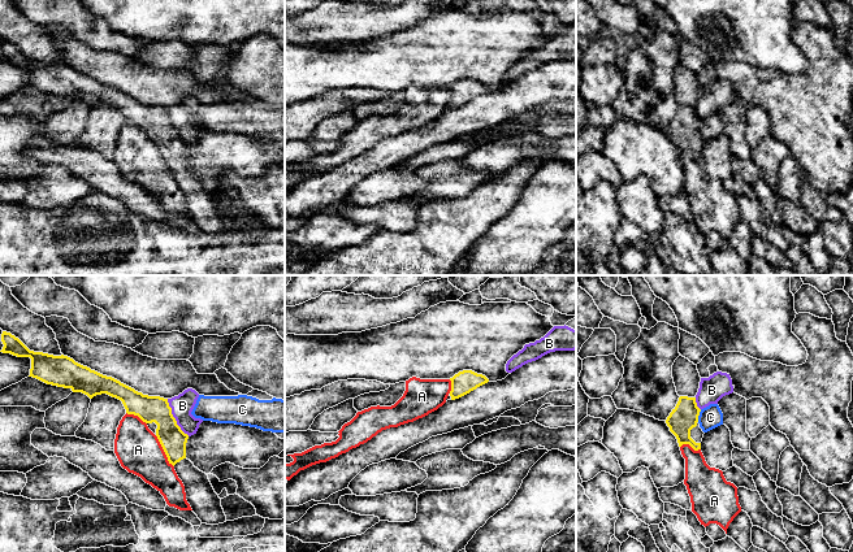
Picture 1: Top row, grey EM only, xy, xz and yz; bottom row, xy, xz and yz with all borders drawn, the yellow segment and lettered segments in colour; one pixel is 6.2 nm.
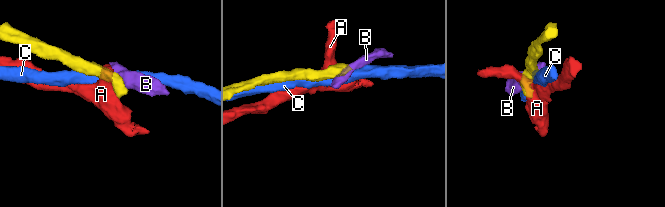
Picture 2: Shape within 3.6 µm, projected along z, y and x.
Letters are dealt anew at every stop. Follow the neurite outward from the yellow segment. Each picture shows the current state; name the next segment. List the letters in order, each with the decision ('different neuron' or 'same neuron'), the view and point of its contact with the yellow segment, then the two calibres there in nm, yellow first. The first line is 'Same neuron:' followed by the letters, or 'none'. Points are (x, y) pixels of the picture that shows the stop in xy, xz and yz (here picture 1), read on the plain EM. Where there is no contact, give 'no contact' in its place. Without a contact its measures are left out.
Same neuron: none
A: different neuron; meets yellow in xy at (164, 160); 160 nm thick on the yellow side, 280 nm on the other
B: different neuron; meets yellow in xy at (174, 127); 160 nm thick on the yellow side, 140 nm on the other
C: different neuron; meets yellow in yz at (698, 124); 170 nm thick on the yellow side, 140 nm on the other

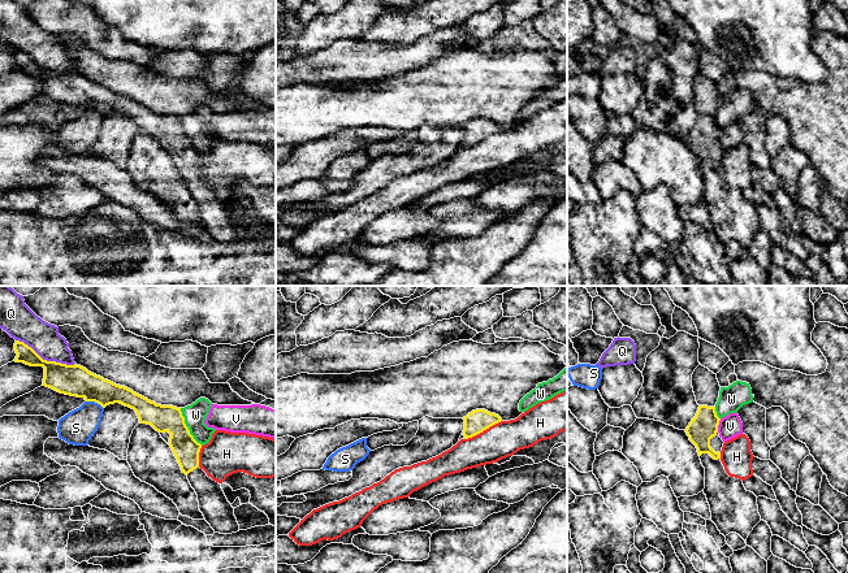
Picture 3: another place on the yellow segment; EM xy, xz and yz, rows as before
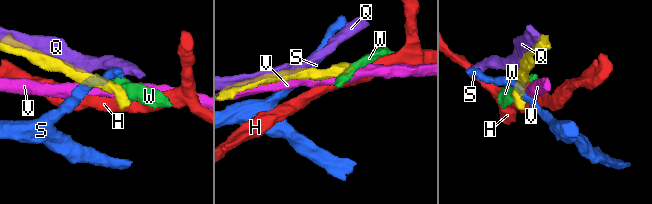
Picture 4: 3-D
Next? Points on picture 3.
Same neuron: none
H: different neuron; meets yellow in xz at (483, 139); 140 nm thick on the yellow side, 220 nm on the other
Q: different neuron; meets yellow in xy at (46, 69); 190 nm thick on the yellow side, 190 nm on the other
S: different neuron; meets yellow in xy at (95, 111); 190 nm thick on the yellow side, 200 nm on the other
V: different neuron; meets yellow in yz at (718, 133); 170 nm thick on the yellow side, 140 nm on the other
W: different neuron; meets yellow in xy at (187, 137); 160 nm thick on the yellow side, 140 nm on the other

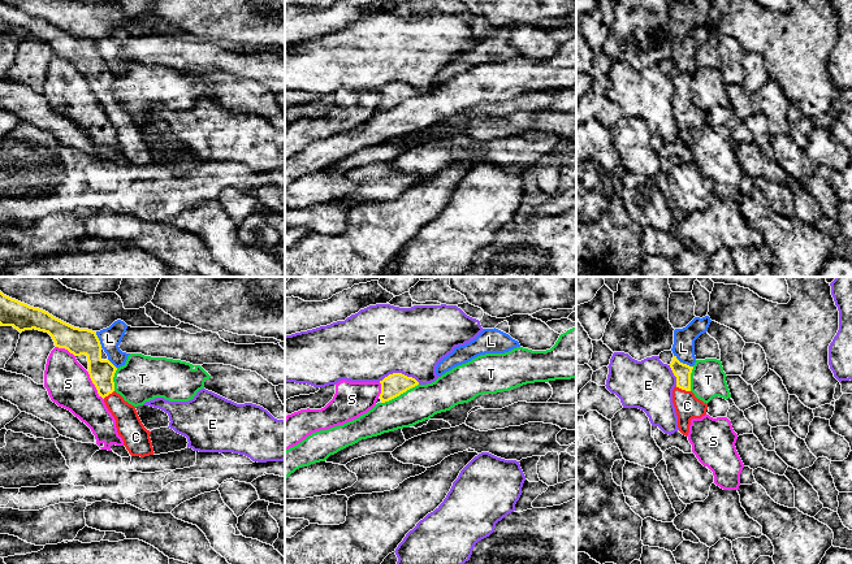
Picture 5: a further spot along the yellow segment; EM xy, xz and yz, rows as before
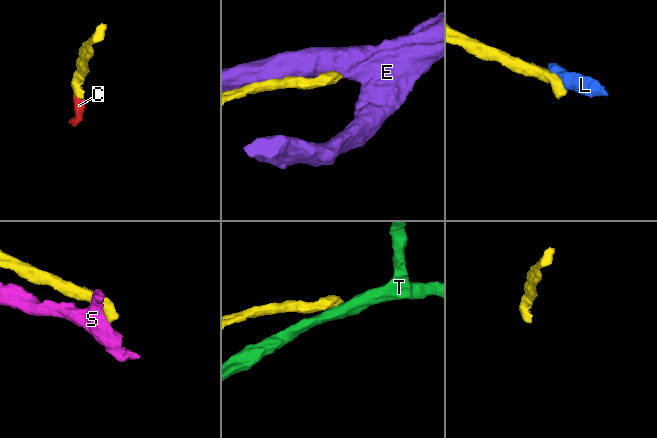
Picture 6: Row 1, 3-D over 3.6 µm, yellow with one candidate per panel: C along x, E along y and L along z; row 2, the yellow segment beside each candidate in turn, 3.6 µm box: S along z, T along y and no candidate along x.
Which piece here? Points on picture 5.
Same neuron: C
C: same neuron; meets yellow in yz at (683, 98); 100 nm thick on the yellow side, 160 nm on the other
E: different neuron; meets yellow in xz at (399, 82); 140 nm thick on the yellow side, 440 nm on the other
L: different neuron; meets yellow in yz at (682, 72); 100 nm thick on the yellow side, 140 nm on the other
S: different neuron; meets yellow in xy at (95, 95); 160 nm thick on the yellow side, 280 nm on the other
T: different neuron; meets yellow in xz at (399, 103); 140 nm thick on the yellow side, 220 nm on the other

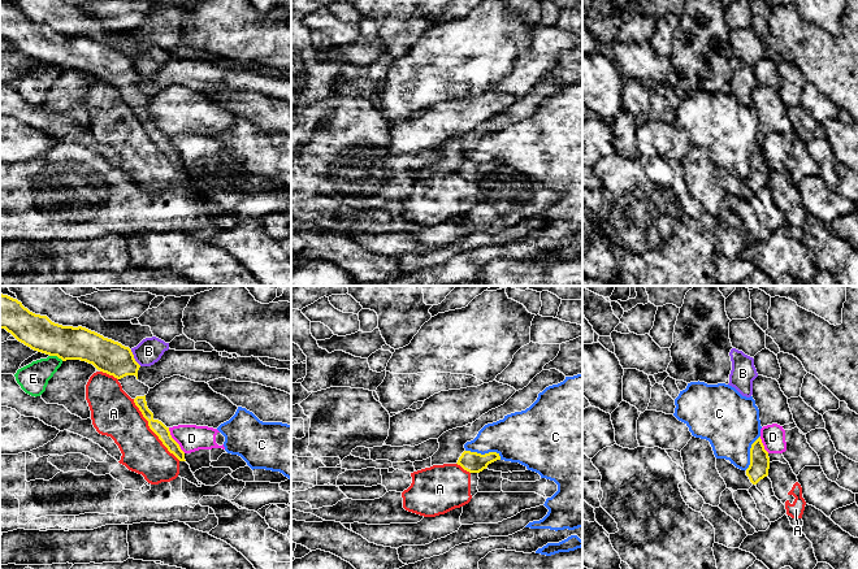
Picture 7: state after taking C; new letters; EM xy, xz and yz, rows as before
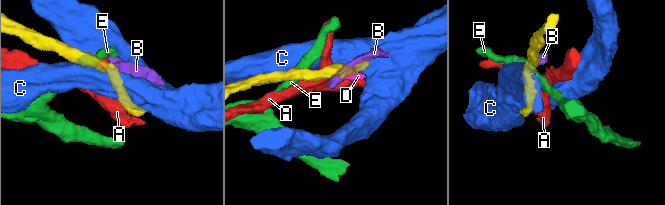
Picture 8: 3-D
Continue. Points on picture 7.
Same neuron: none
A: different neuron; meets yellow in xy at (151, 138); 80 nm thick on the yellow side, 280 nm on the other
B: different neuron; meets yellow in xy at (133, 66); 200 nm thick on the yellow side, 160 nm on the other
C: different neuron; meets yellow in xz at (485, 163); 130 nm thick on the yellow side, 320 nm on the other
D: different neuron; meets yellow in xy at (174, 150); 80 nm thick on the yellow side, 170 nm on the other
E: different neuron; meets yellow in xy at (56, 64); 220 nm thick on the yellow side, 190 nm on the other

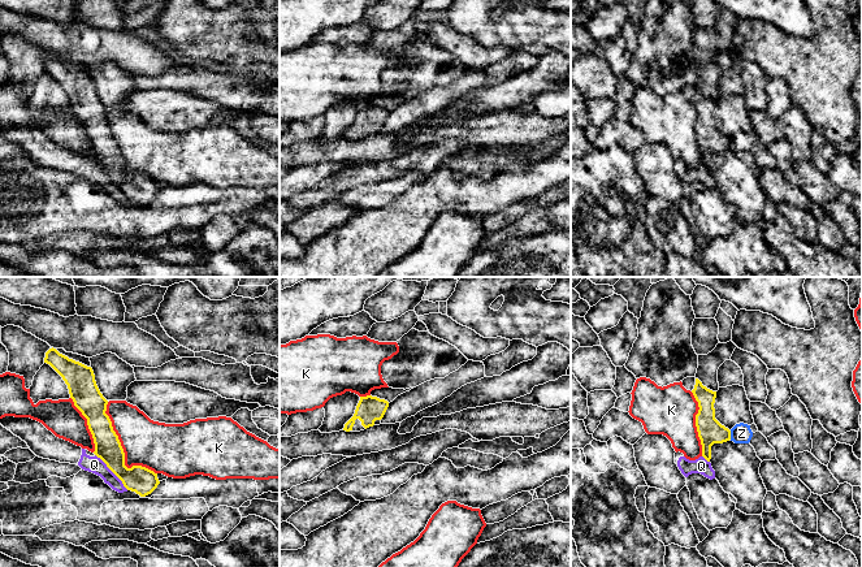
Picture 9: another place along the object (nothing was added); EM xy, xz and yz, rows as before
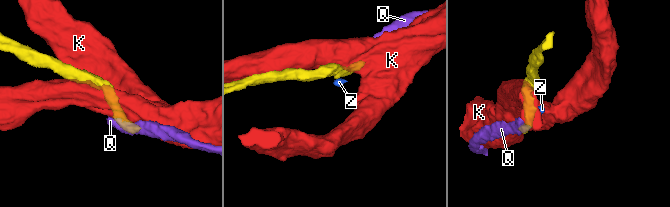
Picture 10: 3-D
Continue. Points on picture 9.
Same neuron: none
K: different neuron; meets yellow in xy at (122, 158); 170 nm thick on the yellow side, 300 nm on the other
Q: different neuron; meets yellow in xy at (112, 180); 170 nm thick on the yellow side, 100 nm on the other
Z: different neuron; meets yellow in yz at (730, 143); 160 nm thick on the yellow side, 130 nm on the other

